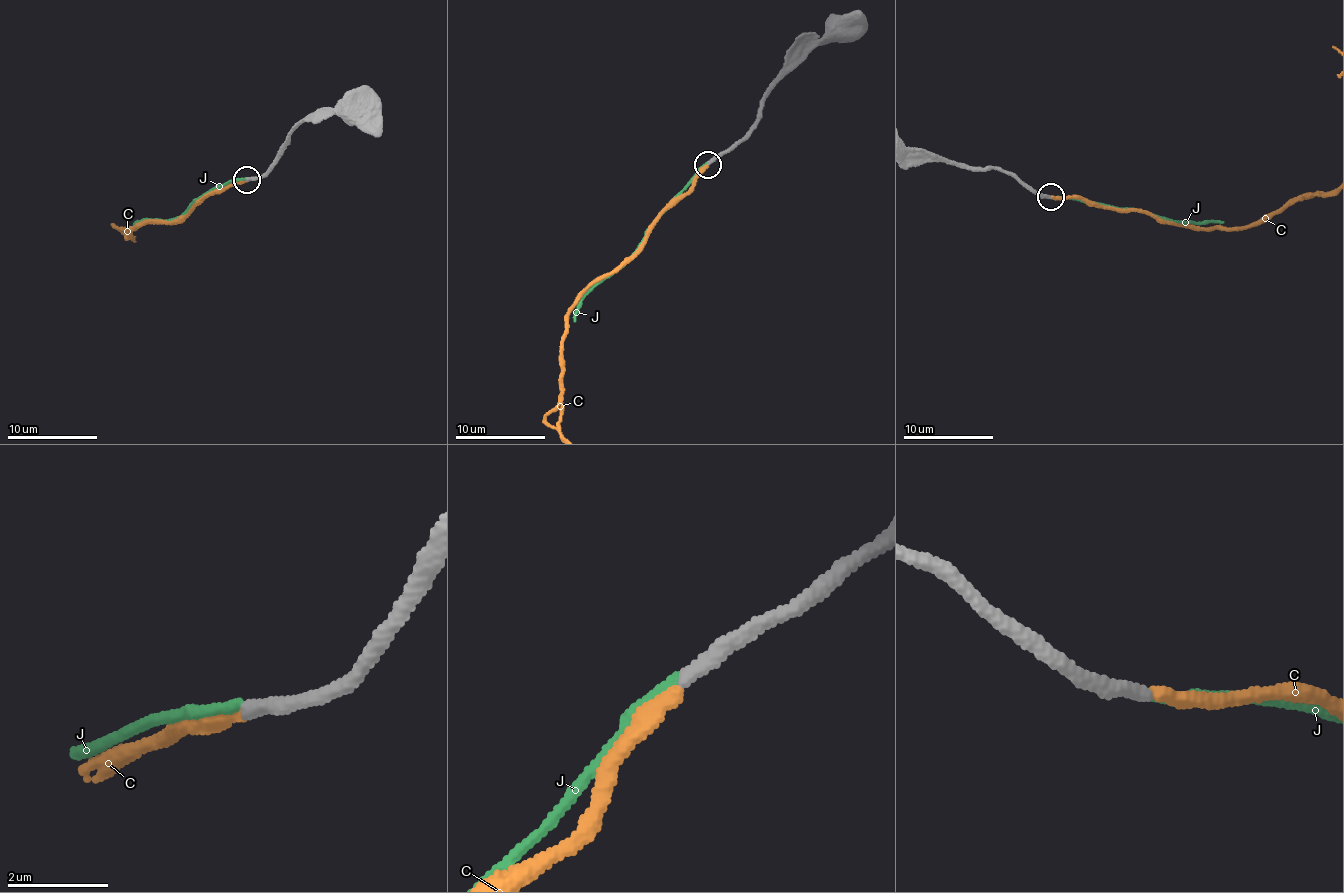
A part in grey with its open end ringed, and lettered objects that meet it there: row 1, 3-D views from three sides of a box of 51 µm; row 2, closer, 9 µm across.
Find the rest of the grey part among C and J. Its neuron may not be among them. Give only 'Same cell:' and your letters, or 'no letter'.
Same cell: C

